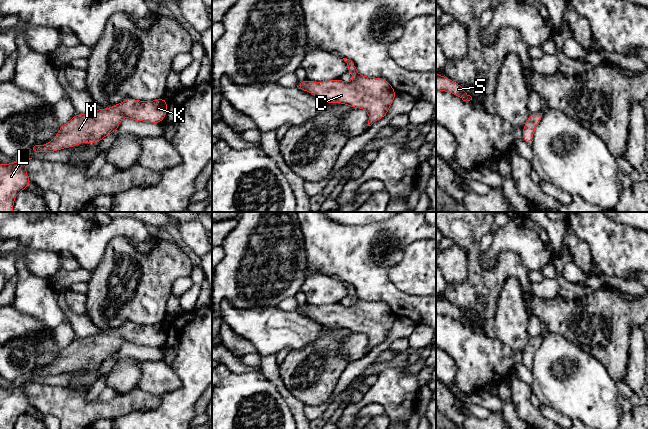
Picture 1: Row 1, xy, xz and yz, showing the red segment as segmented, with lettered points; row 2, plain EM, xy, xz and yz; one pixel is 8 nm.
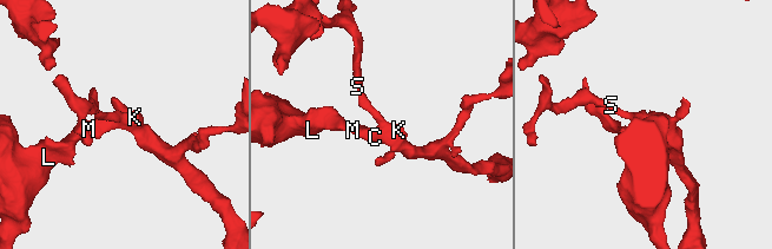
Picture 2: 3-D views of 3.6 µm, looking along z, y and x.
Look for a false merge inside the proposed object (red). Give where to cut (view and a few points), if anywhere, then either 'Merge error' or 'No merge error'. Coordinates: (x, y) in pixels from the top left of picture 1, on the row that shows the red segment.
No split. No merge error

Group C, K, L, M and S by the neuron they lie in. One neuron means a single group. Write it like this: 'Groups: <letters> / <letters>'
Groups: C K L M S

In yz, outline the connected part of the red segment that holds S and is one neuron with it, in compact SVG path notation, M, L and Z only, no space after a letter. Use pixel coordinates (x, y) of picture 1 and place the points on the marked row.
M436 73L436 90L453 93L454 95L460 97L463 101L466 102L472 100L472 97L464 91L462 86L460 86L456 82L453 82L451 79L439 75L437 73Z

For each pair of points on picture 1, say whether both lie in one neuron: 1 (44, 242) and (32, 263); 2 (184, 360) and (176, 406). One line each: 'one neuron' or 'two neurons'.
1: two neurons
2: one neuron

